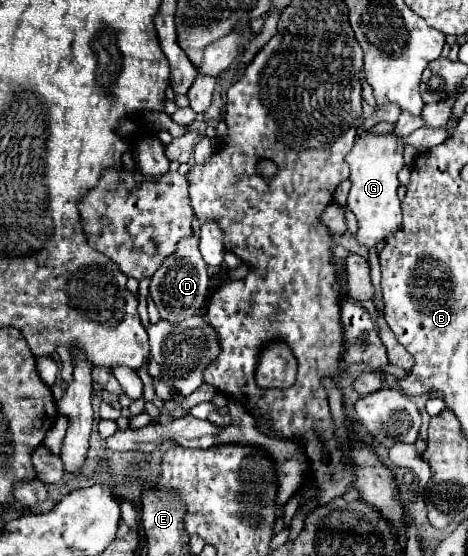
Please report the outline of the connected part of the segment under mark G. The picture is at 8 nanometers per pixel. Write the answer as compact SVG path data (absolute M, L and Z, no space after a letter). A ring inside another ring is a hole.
M362 130L354 142L354 148L350 150L350 154L346 154L352 180L352 188L348 194L348 208L358 218L360 228L356 232L356 238L366 248L376 246L380 240L392 234L402 222L400 200L396 196L398 188L396 174L404 166L402 154L406 144L408 140L396 134L372 134L370 130Z

